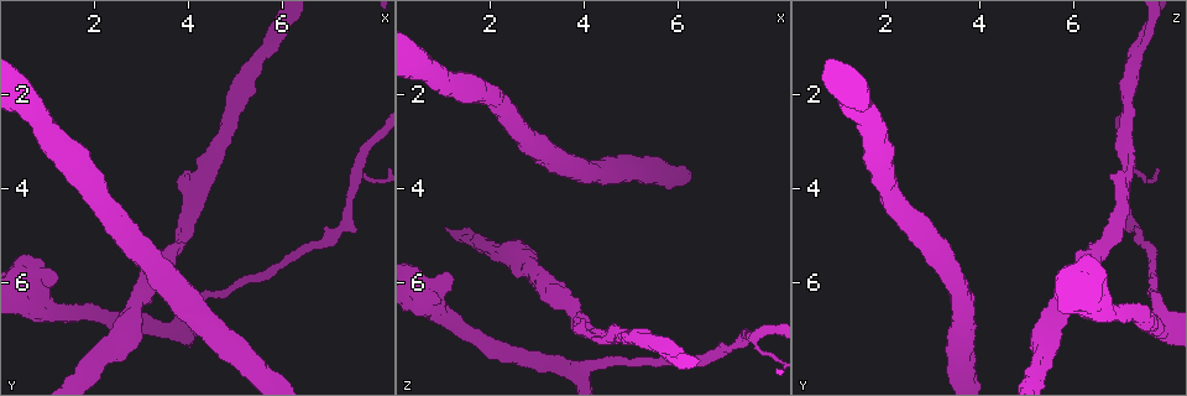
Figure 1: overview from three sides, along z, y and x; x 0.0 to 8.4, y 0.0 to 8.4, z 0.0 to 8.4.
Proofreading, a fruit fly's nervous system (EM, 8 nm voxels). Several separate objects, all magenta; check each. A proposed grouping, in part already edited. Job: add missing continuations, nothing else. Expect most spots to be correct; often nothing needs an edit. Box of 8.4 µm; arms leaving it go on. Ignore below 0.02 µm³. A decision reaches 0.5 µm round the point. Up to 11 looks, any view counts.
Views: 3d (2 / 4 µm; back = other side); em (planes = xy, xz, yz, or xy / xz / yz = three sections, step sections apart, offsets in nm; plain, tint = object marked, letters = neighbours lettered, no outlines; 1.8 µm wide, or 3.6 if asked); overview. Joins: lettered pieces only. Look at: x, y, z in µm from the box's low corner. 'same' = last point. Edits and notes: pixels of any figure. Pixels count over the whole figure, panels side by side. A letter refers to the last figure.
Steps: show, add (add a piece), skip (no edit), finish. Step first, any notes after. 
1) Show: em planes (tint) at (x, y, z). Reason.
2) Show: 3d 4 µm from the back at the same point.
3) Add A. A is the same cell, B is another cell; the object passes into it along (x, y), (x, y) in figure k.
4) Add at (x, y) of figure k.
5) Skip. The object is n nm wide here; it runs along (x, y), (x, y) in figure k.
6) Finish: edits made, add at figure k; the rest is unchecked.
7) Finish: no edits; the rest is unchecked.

Show: 3d 2 µm at (4.05, 3.60, 6.90). Free end.

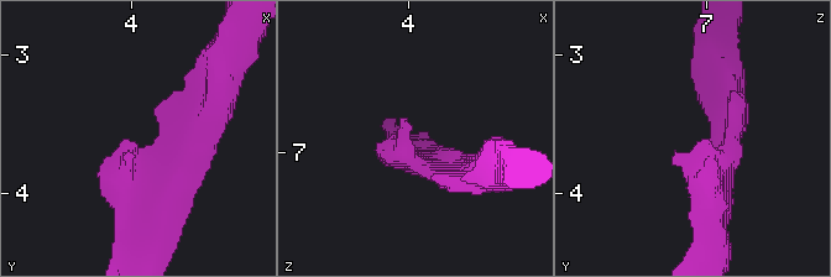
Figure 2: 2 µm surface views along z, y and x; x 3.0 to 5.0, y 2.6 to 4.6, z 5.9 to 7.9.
Show: em xz step 8 (tint) at (4.02, 3.60, 6.94).

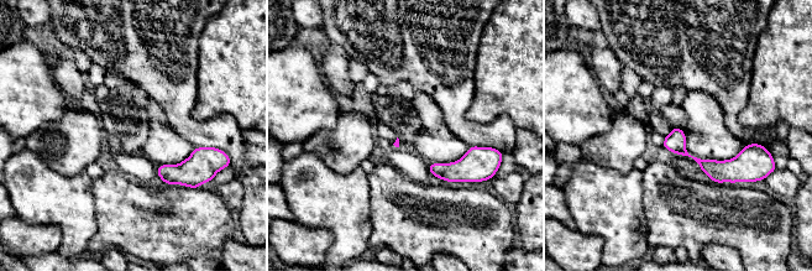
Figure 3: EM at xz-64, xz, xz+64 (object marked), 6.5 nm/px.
Show: em planes (letters) at the same point. Cut it another way.

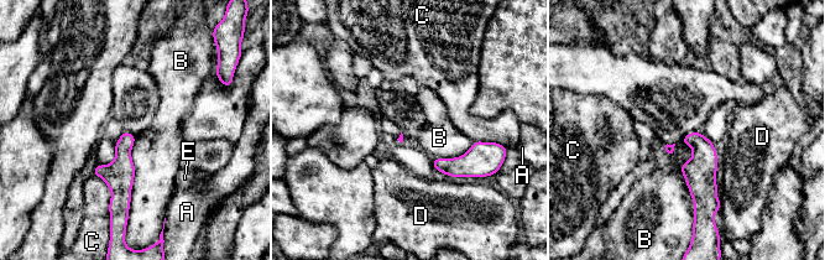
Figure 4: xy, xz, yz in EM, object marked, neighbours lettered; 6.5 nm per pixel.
Skip. The longest contact is with B, 500 nm; A, B, C, D and E are other cells; no lettered piece goes on from it.

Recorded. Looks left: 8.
Show: 3d 2 µm at (7.60, 3.65, 7.10). Two arms in line, one across.

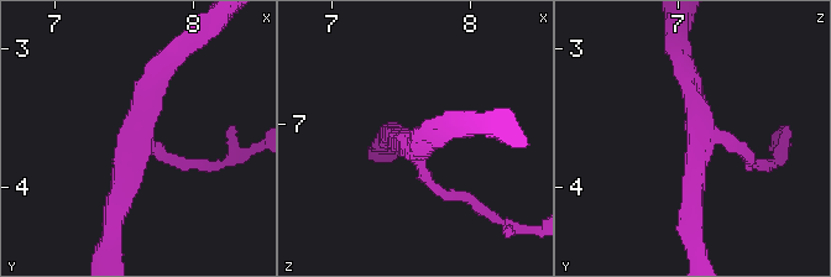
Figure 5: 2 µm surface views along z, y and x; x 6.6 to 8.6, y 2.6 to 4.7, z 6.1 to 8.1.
Show: em planes (letters) at (7.56, 3.68, 7.14). 3 arms meet here; shape alone is not enough.

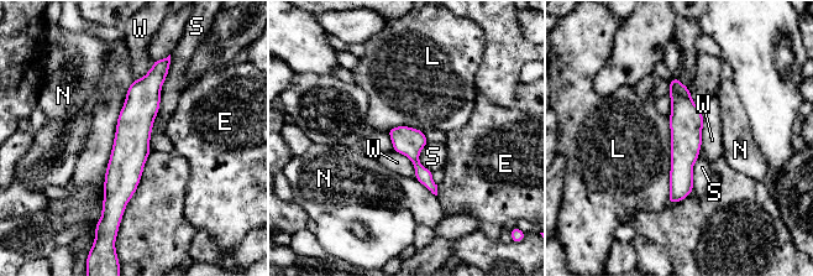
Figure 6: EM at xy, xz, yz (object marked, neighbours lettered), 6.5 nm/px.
Skip. The longest contact is with L, 550 nm; E, L, N, S and W are other cells; it runs along (156, 69), (135, 120), (116, 212) in figure 6; none of them fits.

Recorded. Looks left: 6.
Show: em yz step 4 (tint) at (3.75, 6.90, 7.80). Abrupt turn.

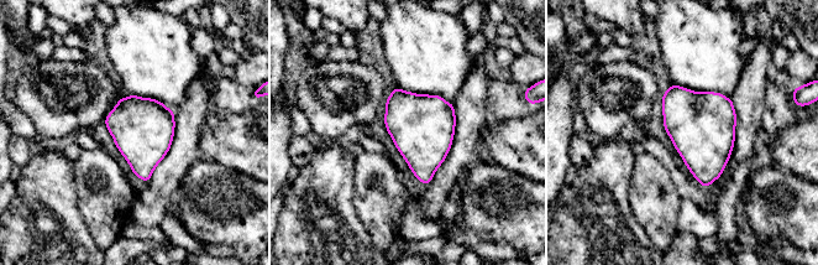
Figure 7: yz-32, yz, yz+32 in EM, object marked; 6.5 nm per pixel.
Show: em planes (letters) at the same point. Another direction.

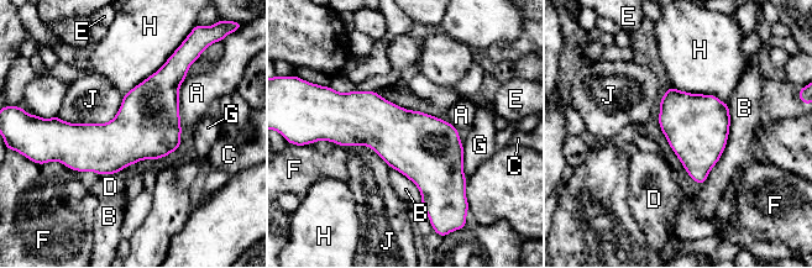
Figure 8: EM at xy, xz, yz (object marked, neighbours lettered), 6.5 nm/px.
Skip. The object is 420 nm wide here; A, B, C, D, E, F, G, H and J are other cells; a border runs along (124, 94), (105, 122), (57, 115) in figure 8; none of them fits.

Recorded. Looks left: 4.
Show: em 3.6 µm planes (tint) at (0.90, 5.55, 6.25). Stops while still wide.

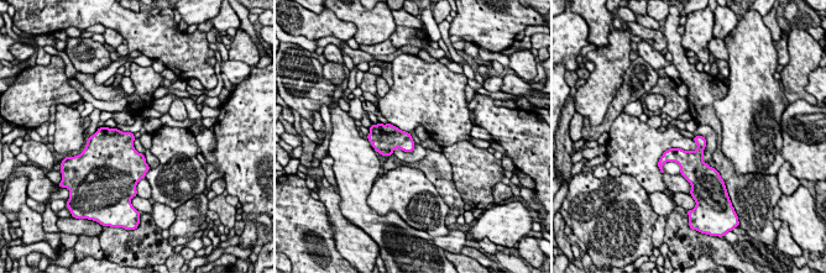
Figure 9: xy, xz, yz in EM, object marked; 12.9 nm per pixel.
Show: em 3.6 µm planes (letters) at the same point.

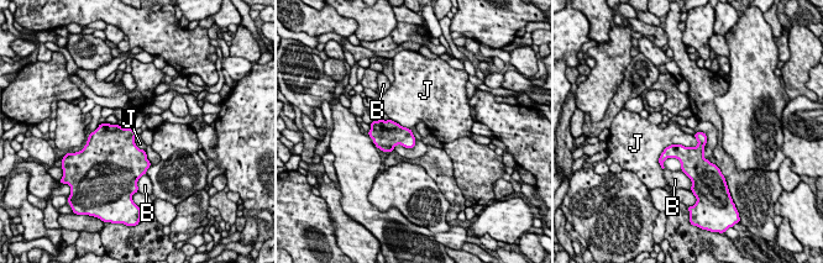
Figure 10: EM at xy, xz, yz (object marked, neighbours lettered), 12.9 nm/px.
Skip. The longest contact is with J, 600 nm; B and J are other cells; a border runs along (698, 141), (669, 145), (658, 159) in figure 10; none of them fits.

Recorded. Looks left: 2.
Finish: no edits; the rest is unchecked.

